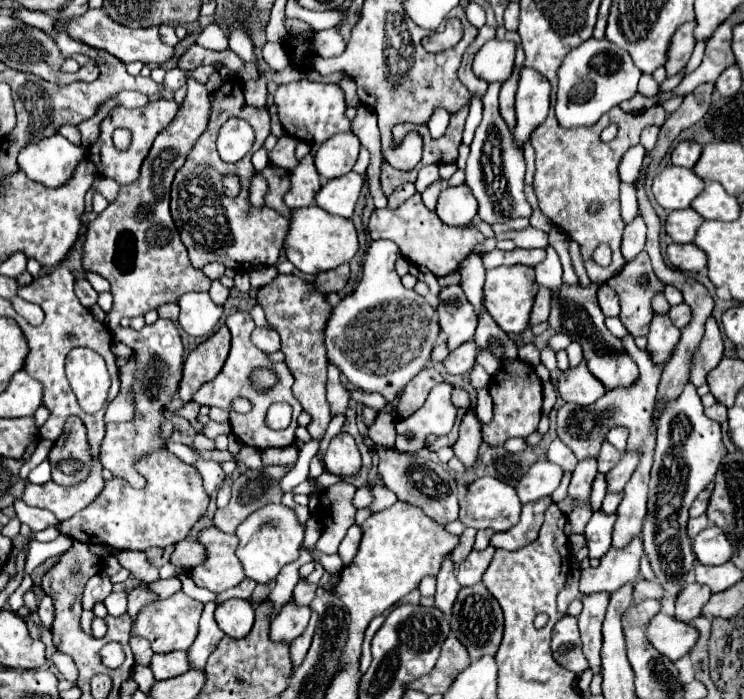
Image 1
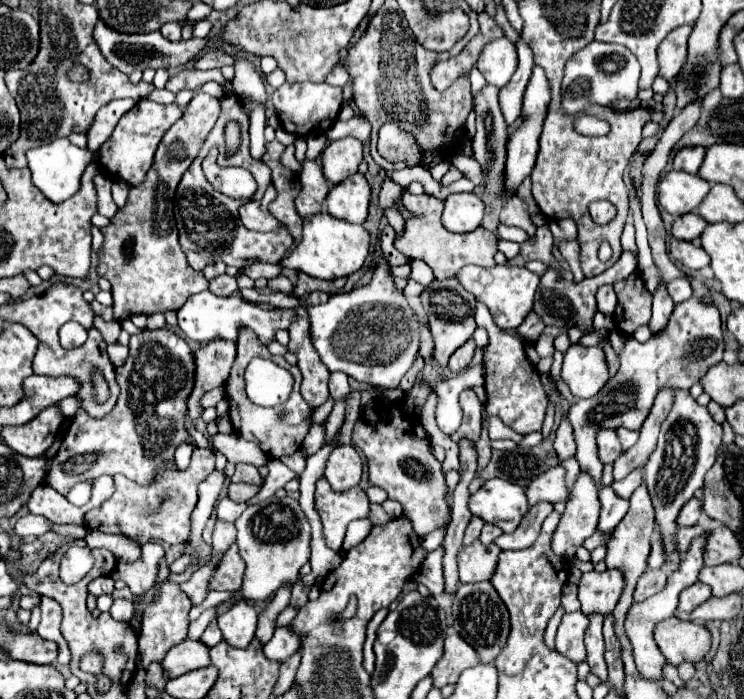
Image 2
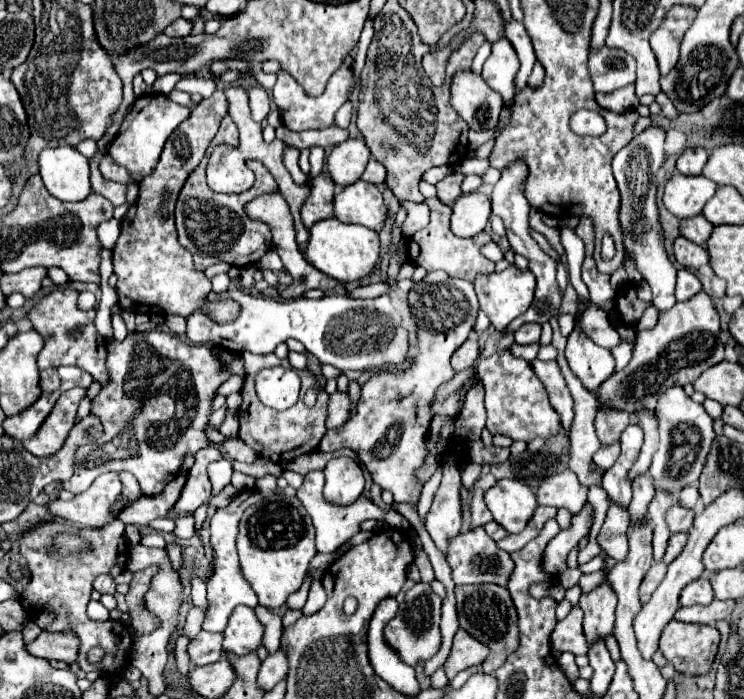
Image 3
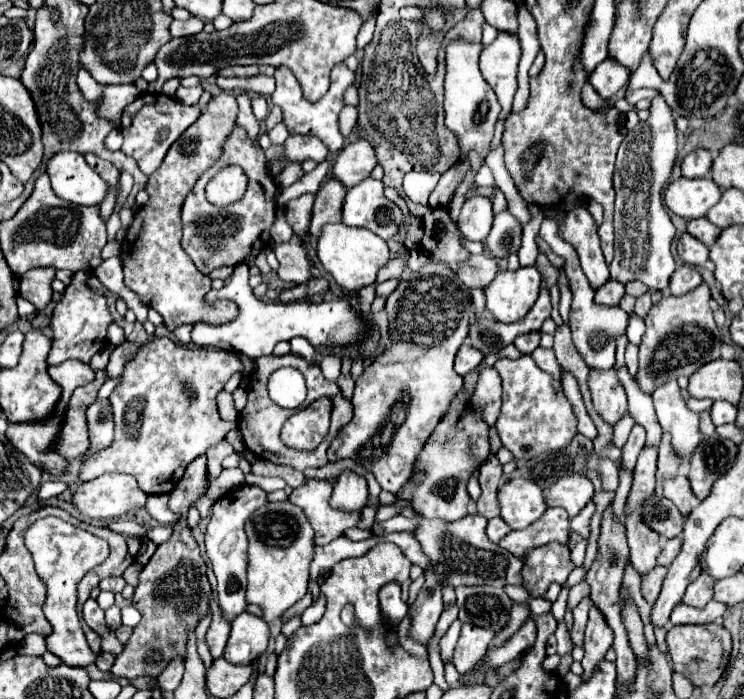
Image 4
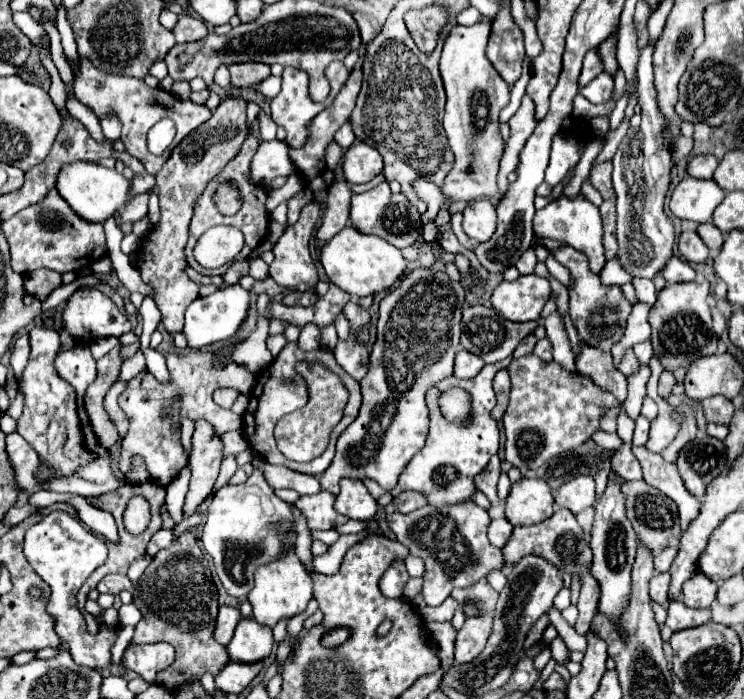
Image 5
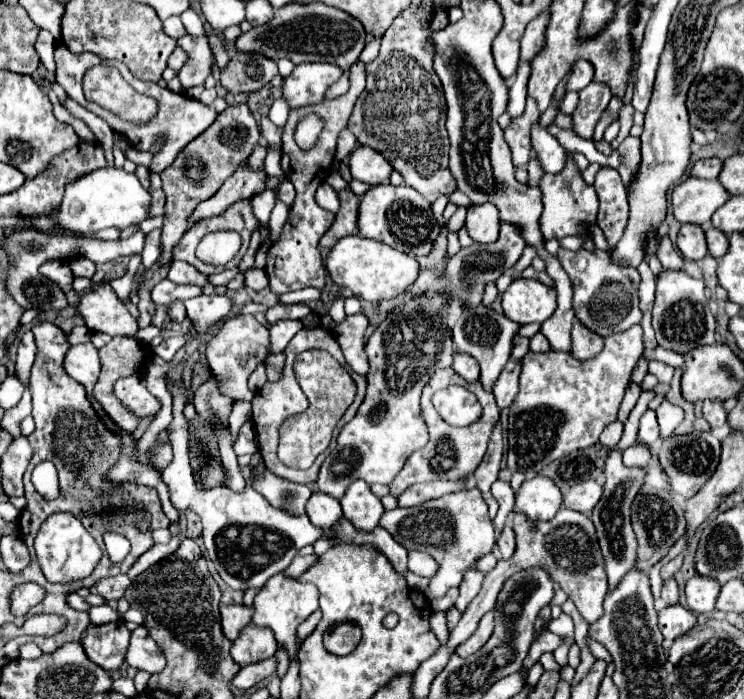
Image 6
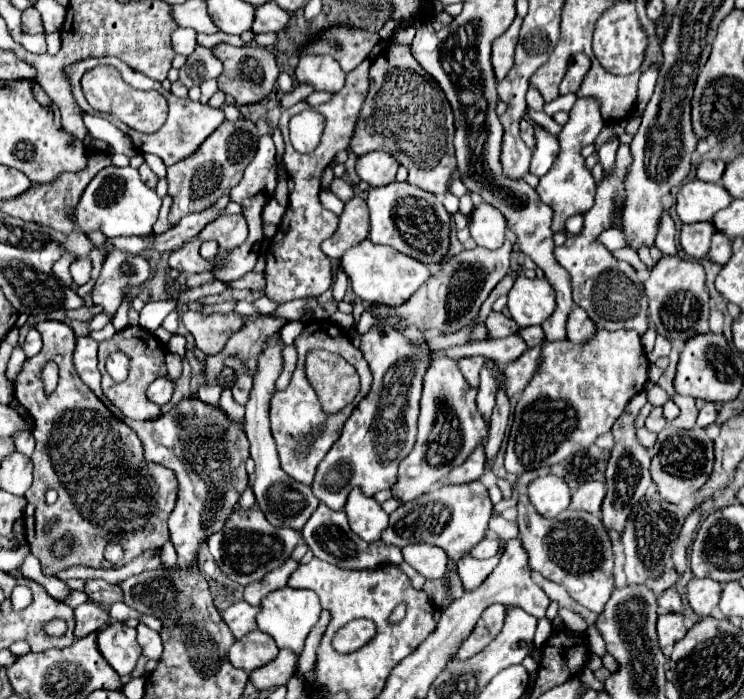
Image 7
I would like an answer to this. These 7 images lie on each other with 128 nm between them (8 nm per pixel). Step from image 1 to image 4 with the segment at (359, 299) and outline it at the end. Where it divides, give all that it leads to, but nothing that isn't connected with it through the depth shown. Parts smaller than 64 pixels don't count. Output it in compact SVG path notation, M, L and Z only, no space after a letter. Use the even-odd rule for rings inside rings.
M237 264L234 266L230 284L226 284L220 290L210 290L206 294L206 300L208 302L218 300L218 298L230 298L238 306L242 306L242 310L240 310L240 316L234 322L226 324L226 326L194 326L194 330L192 330L192 342L194 342L194 346L214 346L214 348L220 348L220 350L246 354L248 358L258 358L258 356L272 354L274 346L280 340L290 340L294 336L306 338L314 348L330 348L330 350L338 350L340 348L340 350L346 350L346 348L360 346L366 340L368 332L370 332L370 324L346 300L330 300L330 302L324 302L324 300L322 302L310 302L310 300L306 300L306 302L290 302L290 304L284 304L284 302L266 302L266 300L256 298L248 281L244 282L244 279L248 280L249 277L249 267L246 264Z

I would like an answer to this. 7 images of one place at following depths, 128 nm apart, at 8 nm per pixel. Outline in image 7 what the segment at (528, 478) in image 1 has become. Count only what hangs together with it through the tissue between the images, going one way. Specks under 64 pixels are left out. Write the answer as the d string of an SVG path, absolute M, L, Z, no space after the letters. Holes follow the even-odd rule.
M594 480L594 482L586 482L586 484L582 484L582 486L572 494L572 504L570 504L570 508L572 508L572 510L586 510L586 512L598 514L604 494L606 494L604 482L596 482L596 480Z

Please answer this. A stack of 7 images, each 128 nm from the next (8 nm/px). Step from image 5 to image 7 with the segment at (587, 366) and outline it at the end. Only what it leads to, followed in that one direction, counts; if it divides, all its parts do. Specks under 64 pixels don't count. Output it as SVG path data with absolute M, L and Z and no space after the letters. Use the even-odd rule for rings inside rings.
M574 306L574 310L570 312L566 328L568 328L568 340L578 342L578 344L586 344L596 334L596 326L586 316L586 312L578 306Z

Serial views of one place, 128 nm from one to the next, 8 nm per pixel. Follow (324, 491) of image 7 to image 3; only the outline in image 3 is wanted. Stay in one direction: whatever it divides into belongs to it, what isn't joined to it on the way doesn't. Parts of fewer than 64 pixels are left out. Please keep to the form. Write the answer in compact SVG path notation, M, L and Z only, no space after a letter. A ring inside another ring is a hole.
M446 272L426 274L422 282L414 284L408 300L416 318L420 348L420 354L414 358L412 368L404 374L382 372L378 376L372 376L362 386L356 416L338 430L328 430L324 434L324 440L320 442L320 450L354 450L362 456L362 462L370 472L374 484L378 484L382 490L390 490L394 494L394 502L416 506L422 490L422 482L418 480L416 470L420 470L428 458L426 436L430 420L436 414L452 416L462 410L462 398L448 398L444 404L438 404L434 402L434 392L440 384L448 382L454 376L450 356L466 342L480 308L472 282L450 278Z

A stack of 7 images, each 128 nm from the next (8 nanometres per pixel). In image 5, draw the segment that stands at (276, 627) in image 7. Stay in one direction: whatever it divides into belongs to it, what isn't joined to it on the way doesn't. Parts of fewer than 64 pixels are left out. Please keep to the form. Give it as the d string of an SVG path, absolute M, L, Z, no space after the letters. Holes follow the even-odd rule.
M294 548L282 550L272 562L260 566L254 576L254 588L248 592L248 602L254 608L254 618L258 624L274 626L280 618L292 618L300 614L312 598L312 578L298 560Z

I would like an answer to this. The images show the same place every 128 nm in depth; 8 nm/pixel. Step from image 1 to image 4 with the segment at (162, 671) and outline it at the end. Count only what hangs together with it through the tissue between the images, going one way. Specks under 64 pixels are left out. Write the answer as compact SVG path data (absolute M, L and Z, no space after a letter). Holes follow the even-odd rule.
M214 606L214 620L212 620L212 624L206 632L206 638L204 638L214 660L222 656L222 650L224 650L226 640L228 640L228 632L230 632L230 624L220 616L218 608Z

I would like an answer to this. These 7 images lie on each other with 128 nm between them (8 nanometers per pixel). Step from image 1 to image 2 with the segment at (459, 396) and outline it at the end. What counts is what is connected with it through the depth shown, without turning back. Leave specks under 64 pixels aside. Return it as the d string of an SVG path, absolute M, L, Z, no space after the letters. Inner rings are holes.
M464 390L460 394L460 406L464 410L462 426L450 438L454 442L460 442L462 438L476 442L480 436L480 430L482 430L482 422L484 422L484 404L480 404L474 390Z

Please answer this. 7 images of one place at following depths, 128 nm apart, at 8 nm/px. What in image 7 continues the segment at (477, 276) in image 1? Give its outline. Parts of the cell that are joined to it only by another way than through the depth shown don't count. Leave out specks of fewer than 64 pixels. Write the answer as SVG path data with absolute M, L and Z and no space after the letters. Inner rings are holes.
M598 330L588 344L572 344L570 340L546 342L540 364L516 404L506 446L506 470L512 474L546 470L570 454L592 446L598 436L612 428L628 400L644 388L646 380L648 358L640 334L634 330Z

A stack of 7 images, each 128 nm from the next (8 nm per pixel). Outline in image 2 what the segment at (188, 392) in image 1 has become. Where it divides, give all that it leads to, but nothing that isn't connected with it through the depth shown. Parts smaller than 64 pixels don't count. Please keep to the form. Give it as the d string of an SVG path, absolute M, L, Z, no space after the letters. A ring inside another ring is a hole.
M232 340L208 342L194 354L196 380L188 396L188 410L192 420L196 420L202 414L202 408L200 408L202 394L216 386L222 386L224 380L228 378L234 356L236 356L236 344L232 344Z

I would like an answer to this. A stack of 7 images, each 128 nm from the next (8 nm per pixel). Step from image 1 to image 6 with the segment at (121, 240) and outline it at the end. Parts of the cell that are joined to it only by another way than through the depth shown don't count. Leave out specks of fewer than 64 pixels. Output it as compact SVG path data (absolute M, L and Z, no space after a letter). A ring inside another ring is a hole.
M246 104L228 106L224 112L220 112L214 120L214 124L204 130L192 144L176 156L176 160L160 174L162 176L162 190L166 194L166 212L164 212L164 240L162 240L162 252L158 258L158 264L172 262L172 248L180 242L184 232L188 230L188 216L192 216L192 208L200 204L202 200L208 200L216 194L220 184L236 170L236 166L248 158L258 144L260 130L258 124L248 110ZM180 300L168 304L168 316L172 322L184 322L186 318L186 312L184 312L184 304Z

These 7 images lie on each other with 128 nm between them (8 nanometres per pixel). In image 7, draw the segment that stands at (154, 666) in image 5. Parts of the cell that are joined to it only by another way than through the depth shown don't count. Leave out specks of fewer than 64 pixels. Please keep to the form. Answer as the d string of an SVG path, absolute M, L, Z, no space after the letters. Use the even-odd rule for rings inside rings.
M138 624L136 632L138 632L136 640L138 640L140 648L142 648L142 656L148 658L148 660L160 660L162 658L162 640L160 640L158 632L150 630L144 624Z

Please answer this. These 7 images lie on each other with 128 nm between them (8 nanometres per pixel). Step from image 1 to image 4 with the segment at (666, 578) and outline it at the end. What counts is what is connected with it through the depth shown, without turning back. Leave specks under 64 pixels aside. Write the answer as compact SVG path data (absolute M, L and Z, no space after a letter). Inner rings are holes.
M670 380L668 384L660 386L652 394L652 400L662 432L672 436L670 444L674 454L680 460L690 462L694 448L704 438L700 432L700 416L686 406L686 400L682 398L676 380Z

